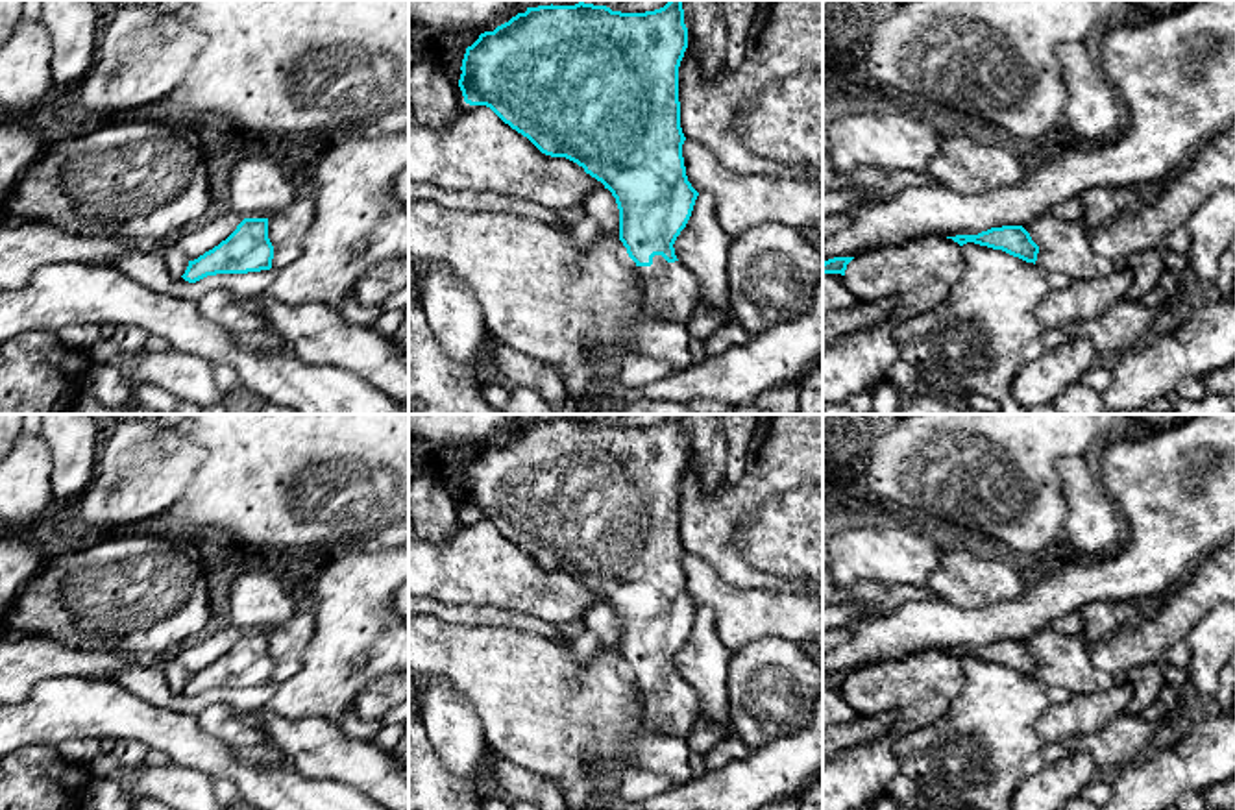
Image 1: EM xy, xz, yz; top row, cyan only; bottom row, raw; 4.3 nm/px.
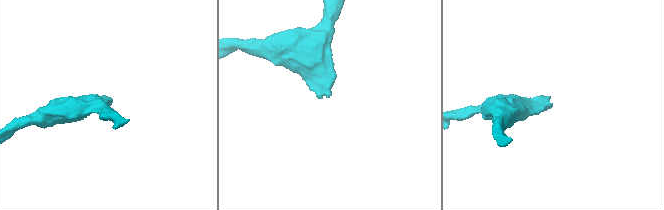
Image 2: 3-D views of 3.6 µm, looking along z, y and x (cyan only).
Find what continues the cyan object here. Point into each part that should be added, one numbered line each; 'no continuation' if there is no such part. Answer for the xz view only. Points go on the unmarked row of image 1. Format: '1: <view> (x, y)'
1: xz (673, 709)

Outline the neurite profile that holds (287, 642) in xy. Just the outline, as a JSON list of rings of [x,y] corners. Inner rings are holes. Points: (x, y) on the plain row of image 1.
[[[298,610],[268,632],[268,653],[274,660],[272,684],[285,682],[301,669],[303,653],[312,640],[314,629],[314,610]]]

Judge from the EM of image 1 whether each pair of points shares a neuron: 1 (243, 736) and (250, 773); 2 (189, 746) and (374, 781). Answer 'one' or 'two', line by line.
1: two
2: two

